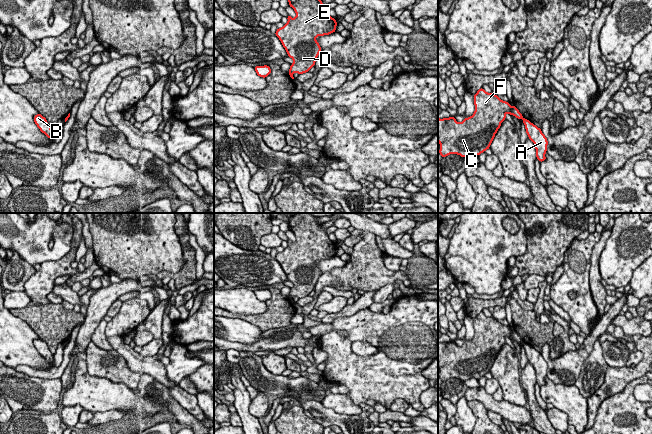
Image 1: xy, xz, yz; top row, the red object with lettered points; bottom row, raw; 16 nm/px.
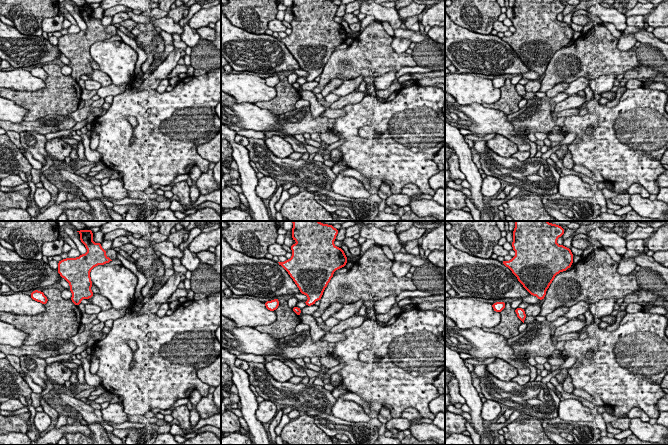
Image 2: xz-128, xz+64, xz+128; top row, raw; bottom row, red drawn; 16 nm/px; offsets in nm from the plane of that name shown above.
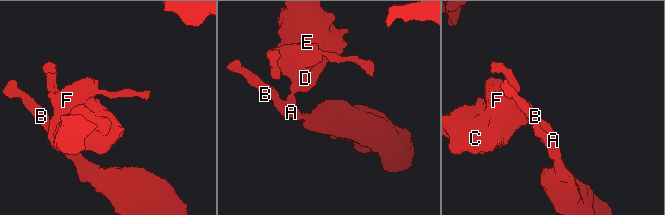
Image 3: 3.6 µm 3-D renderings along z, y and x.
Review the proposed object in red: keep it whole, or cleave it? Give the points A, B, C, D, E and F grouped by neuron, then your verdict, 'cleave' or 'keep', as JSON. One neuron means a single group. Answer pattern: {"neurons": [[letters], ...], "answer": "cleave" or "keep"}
{"neurons": [["A", "B"], ["C", "D", "E", "F"]], "answer": "cleave"}

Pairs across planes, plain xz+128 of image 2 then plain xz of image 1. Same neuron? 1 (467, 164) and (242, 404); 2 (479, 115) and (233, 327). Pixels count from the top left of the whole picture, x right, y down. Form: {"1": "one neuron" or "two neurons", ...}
{"1": "one neuron", "2": "one neuron"}

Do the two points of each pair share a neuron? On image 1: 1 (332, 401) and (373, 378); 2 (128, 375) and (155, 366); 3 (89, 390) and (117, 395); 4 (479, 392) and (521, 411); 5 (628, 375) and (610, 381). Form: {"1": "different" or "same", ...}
{"1": "different", "2": "different", "3": "same", "4": "same", "5": "same"}

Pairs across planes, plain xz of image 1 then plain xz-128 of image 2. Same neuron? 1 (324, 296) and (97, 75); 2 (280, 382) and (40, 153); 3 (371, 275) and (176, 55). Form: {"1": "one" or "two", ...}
{"1": "one", "2": "one", "3": "two"}

